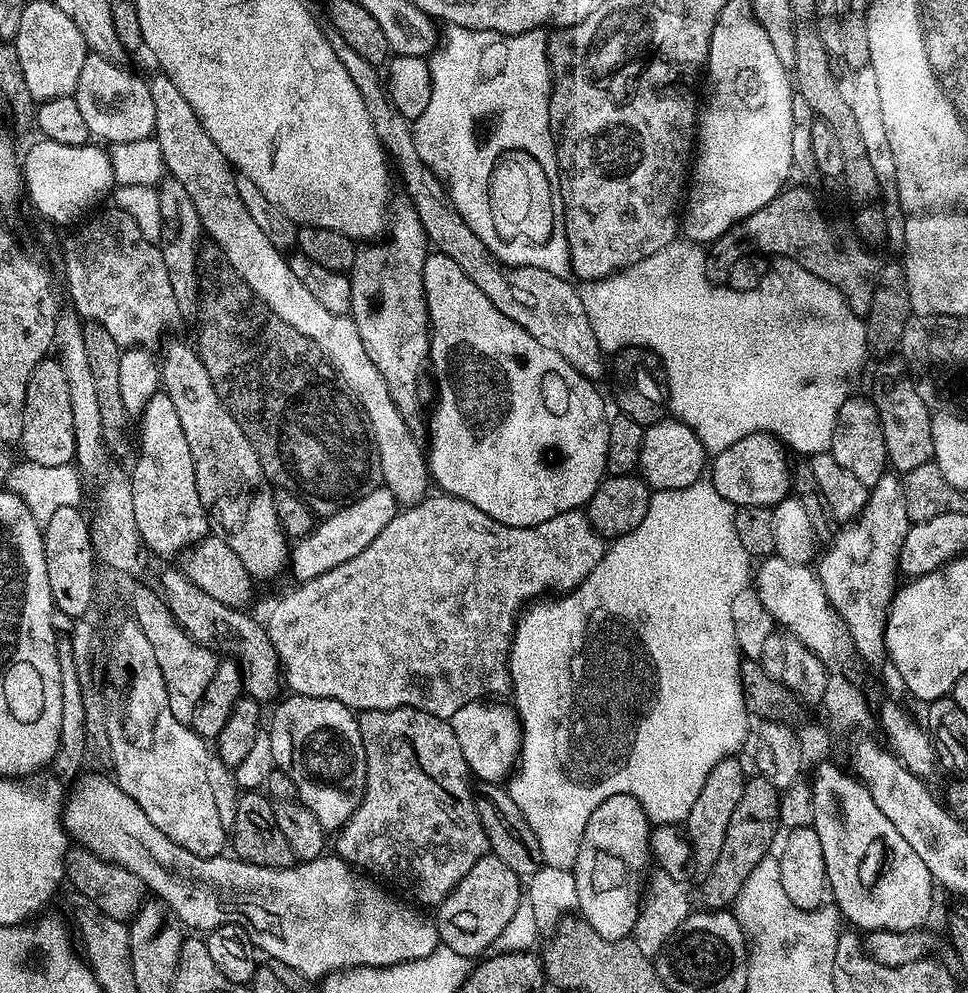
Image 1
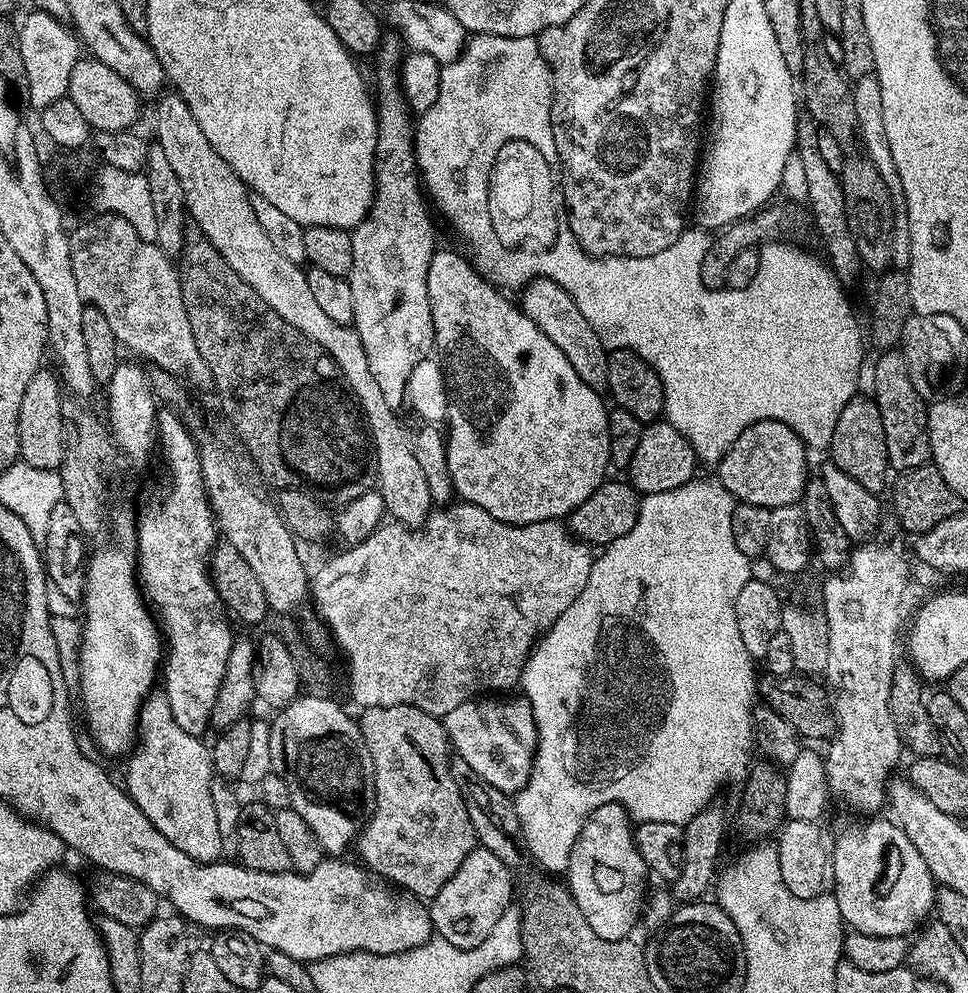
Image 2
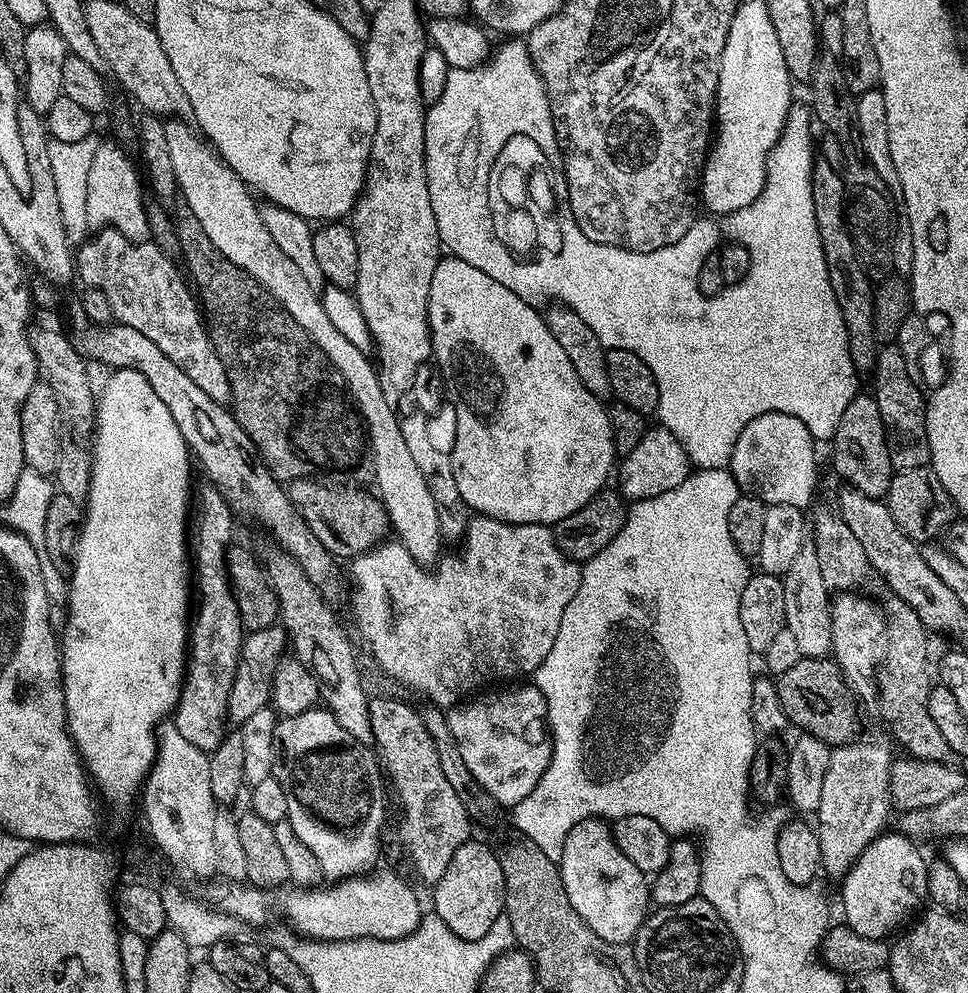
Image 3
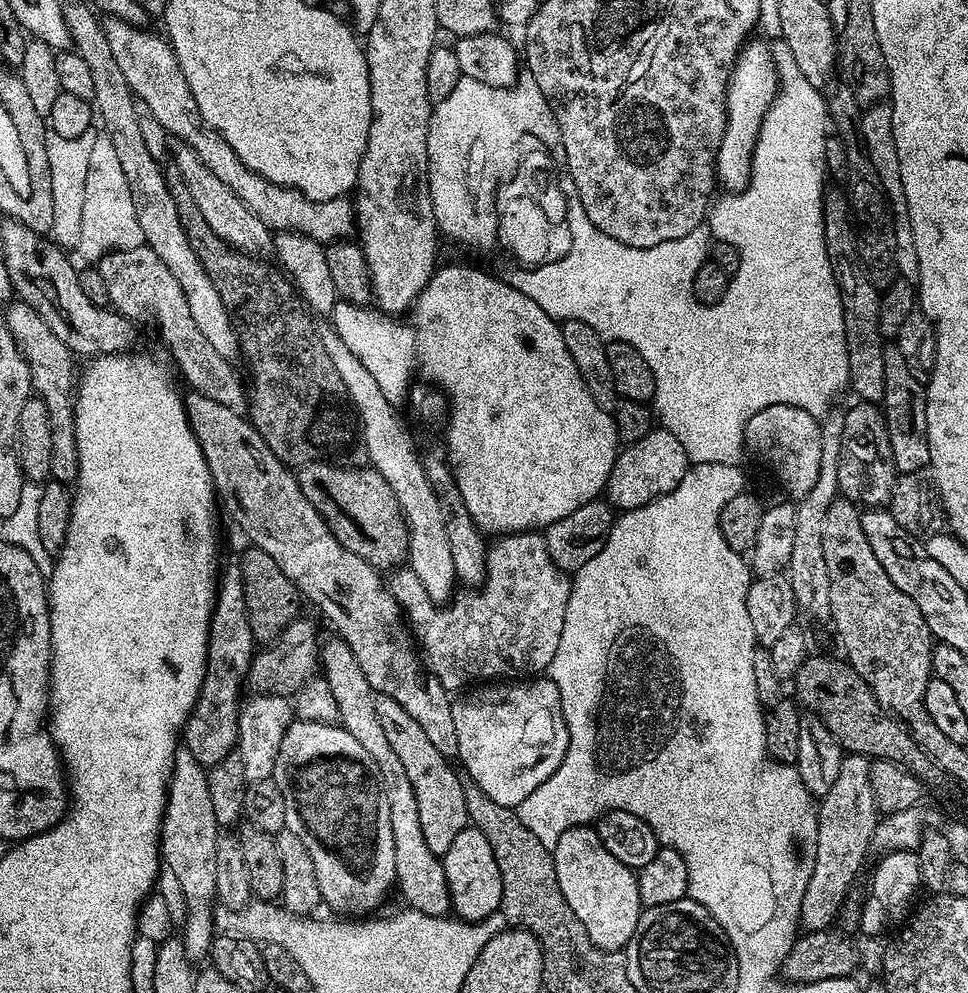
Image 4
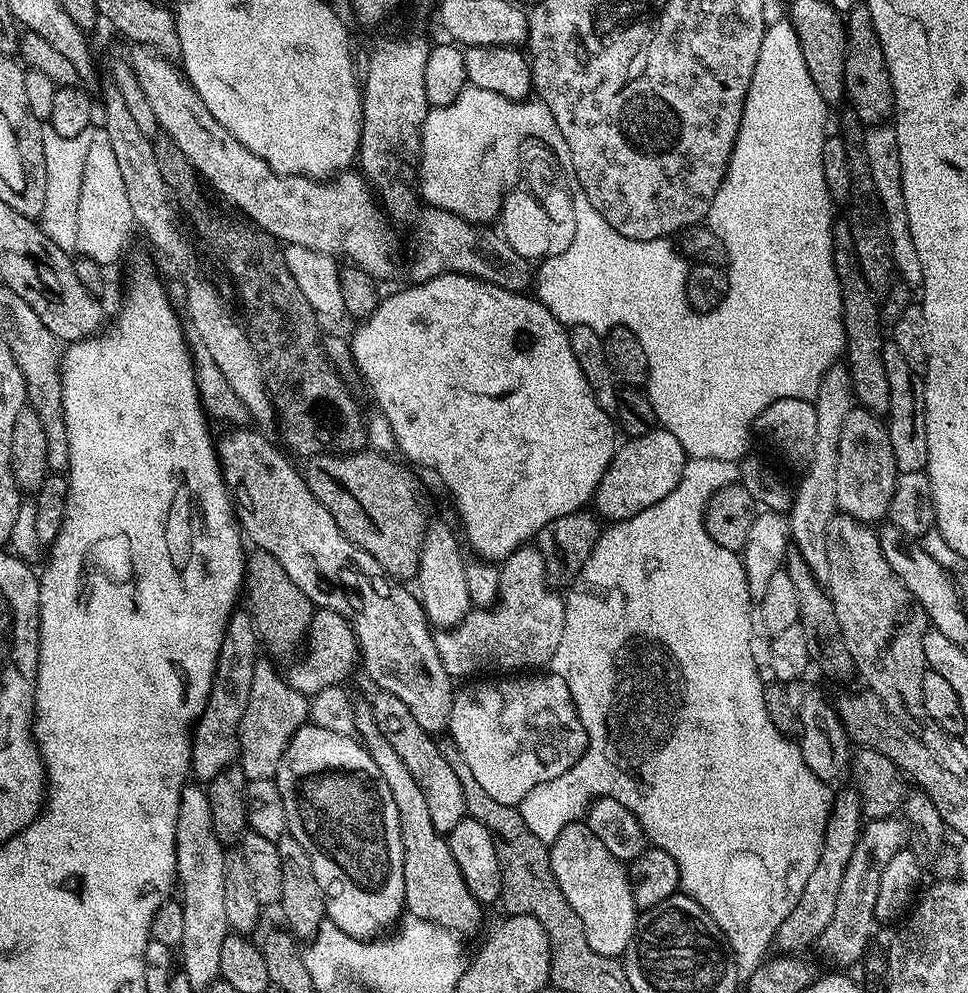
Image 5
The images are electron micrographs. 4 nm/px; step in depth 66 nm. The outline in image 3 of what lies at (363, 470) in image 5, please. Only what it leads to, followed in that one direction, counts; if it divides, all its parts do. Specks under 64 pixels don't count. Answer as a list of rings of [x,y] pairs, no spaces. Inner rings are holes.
[[[305,478],[289,480],[286,484],[289,502],[305,520],[318,542],[336,558],[340,558],[344,548],[351,554],[370,552],[389,535],[388,511],[371,491],[359,492],[356,488],[331,488],[319,484],[319,479]]]

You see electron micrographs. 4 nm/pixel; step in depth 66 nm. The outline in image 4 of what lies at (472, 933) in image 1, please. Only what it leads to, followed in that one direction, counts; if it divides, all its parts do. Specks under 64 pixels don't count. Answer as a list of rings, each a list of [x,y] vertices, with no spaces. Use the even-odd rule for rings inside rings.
[[[471,826],[464,828],[462,834],[450,842],[450,850],[443,852],[442,863],[452,899],[451,911],[461,921],[480,921],[500,911],[502,874],[498,870],[494,850],[490,850],[490,841],[486,839],[486,834],[482,834],[482,830]]]

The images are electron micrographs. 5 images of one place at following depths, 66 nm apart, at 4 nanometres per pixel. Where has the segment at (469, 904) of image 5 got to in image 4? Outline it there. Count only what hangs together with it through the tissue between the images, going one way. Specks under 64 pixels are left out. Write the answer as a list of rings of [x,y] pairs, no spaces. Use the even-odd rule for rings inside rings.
[[[329,635],[328,641],[318,648],[318,664],[322,669],[322,679],[328,684],[330,694],[334,694],[334,702],[338,706],[339,723],[354,739],[362,742],[366,754],[374,758],[376,769],[380,775],[380,785],[386,794],[386,806],[390,806],[390,830],[394,830],[394,870],[396,871],[395,887],[404,895],[403,902],[409,909],[421,911],[422,914],[449,915],[452,899],[448,893],[448,883],[441,857],[431,852],[426,846],[426,838],[422,834],[422,822],[418,818],[418,802],[414,798],[414,788],[410,786],[410,778],[406,778],[406,770],[402,762],[398,762],[398,754],[390,747],[390,741],[382,730],[382,722],[378,722],[376,709],[377,693],[373,692],[370,682],[366,682],[366,674],[362,674],[362,666],[358,666],[358,658],[354,658],[354,650],[339,636]]]

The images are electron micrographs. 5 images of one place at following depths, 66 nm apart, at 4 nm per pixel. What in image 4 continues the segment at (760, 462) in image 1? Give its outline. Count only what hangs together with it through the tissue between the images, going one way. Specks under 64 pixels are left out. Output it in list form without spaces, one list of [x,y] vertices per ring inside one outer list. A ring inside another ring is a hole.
[[[775,404],[766,406],[754,418],[746,422],[744,447],[753,452],[764,464],[776,471],[780,484],[792,498],[805,496],[818,480],[818,470],[822,470],[821,421],[798,406]]]

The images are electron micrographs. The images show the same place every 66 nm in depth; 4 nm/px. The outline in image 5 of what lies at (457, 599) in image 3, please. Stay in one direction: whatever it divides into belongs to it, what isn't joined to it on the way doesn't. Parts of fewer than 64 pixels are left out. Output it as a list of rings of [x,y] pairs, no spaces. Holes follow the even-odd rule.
[[[535,546],[514,550],[498,569],[500,593],[496,603],[488,608],[477,607],[461,624],[435,633],[438,658],[442,658],[448,676],[540,670],[551,665],[554,650],[558,650],[558,642],[562,642],[562,626],[566,622],[564,596],[552,593],[555,591],[546,578],[539,550]]]

